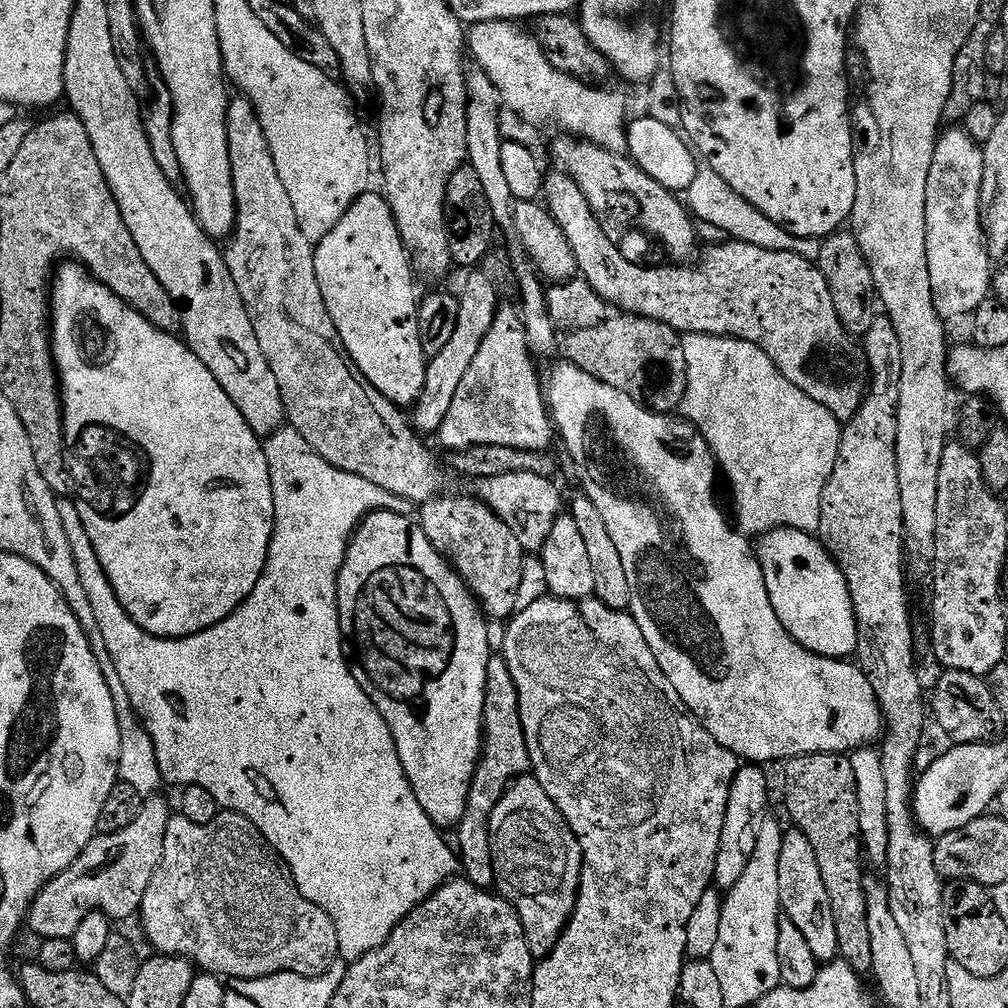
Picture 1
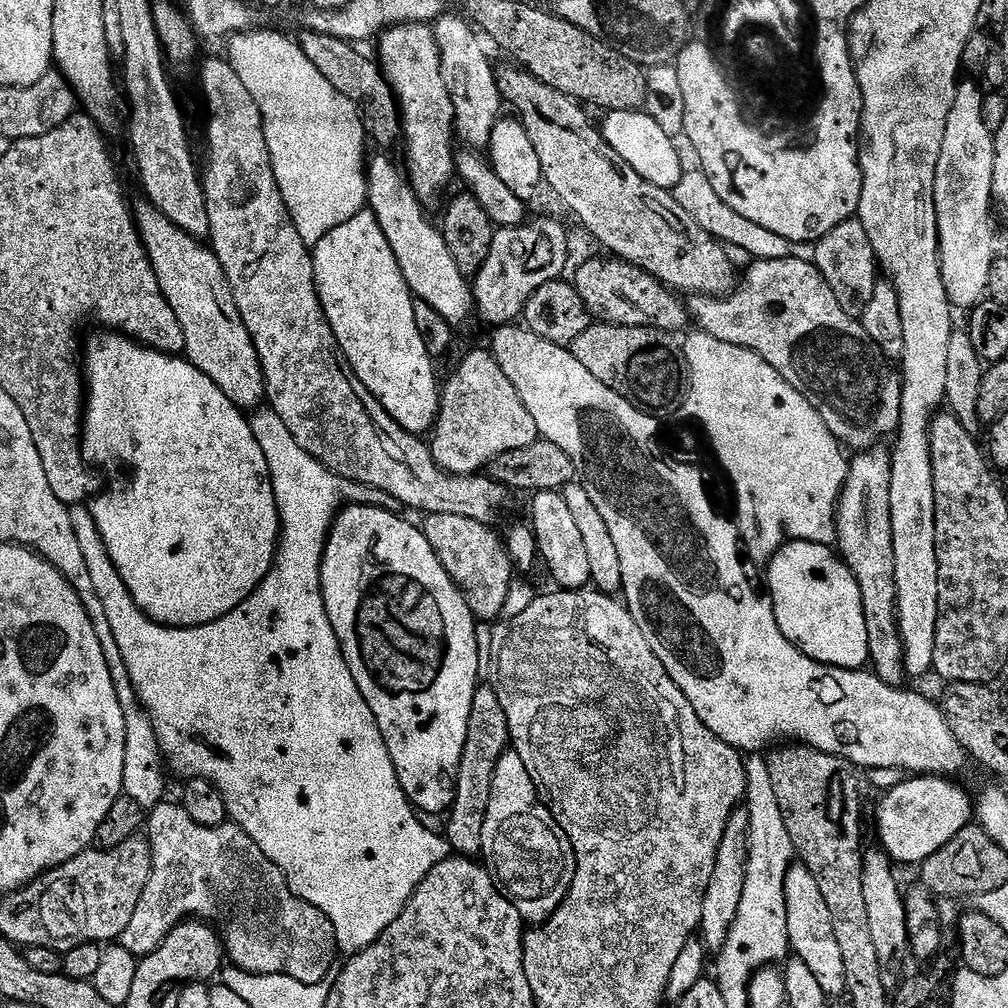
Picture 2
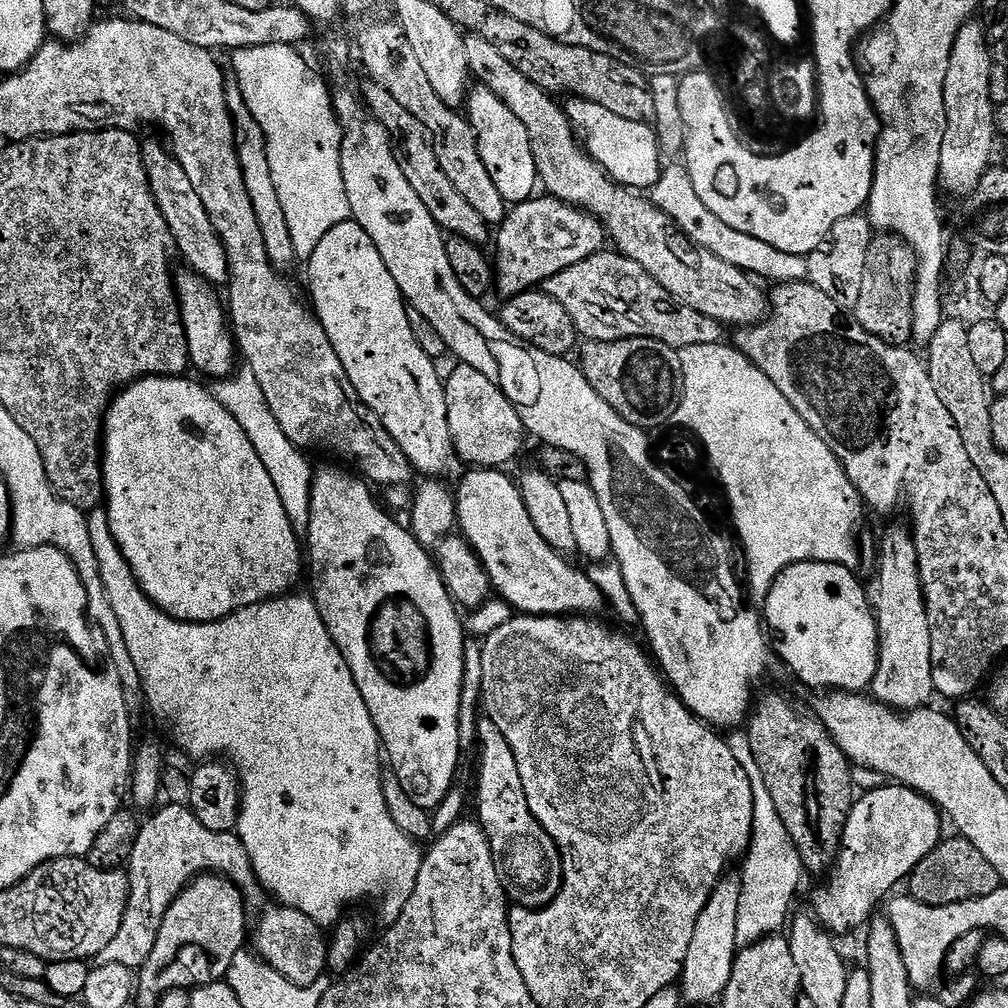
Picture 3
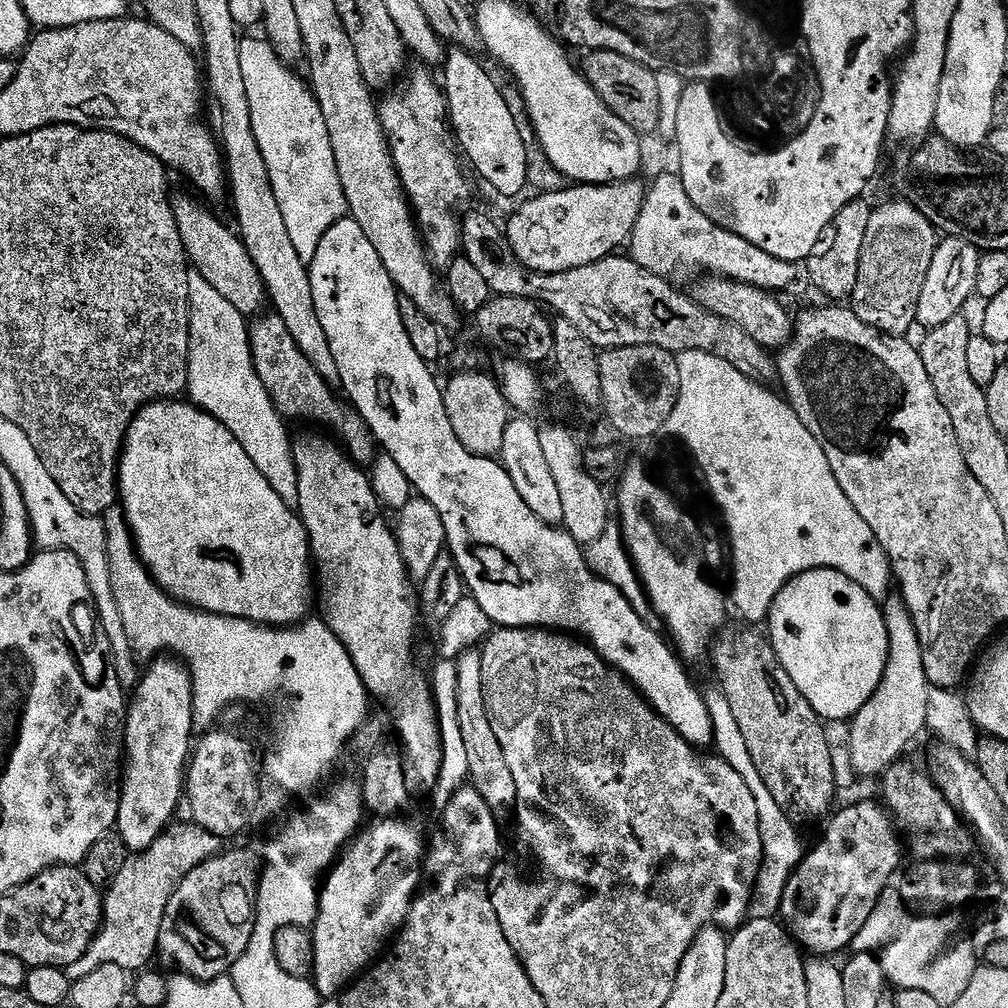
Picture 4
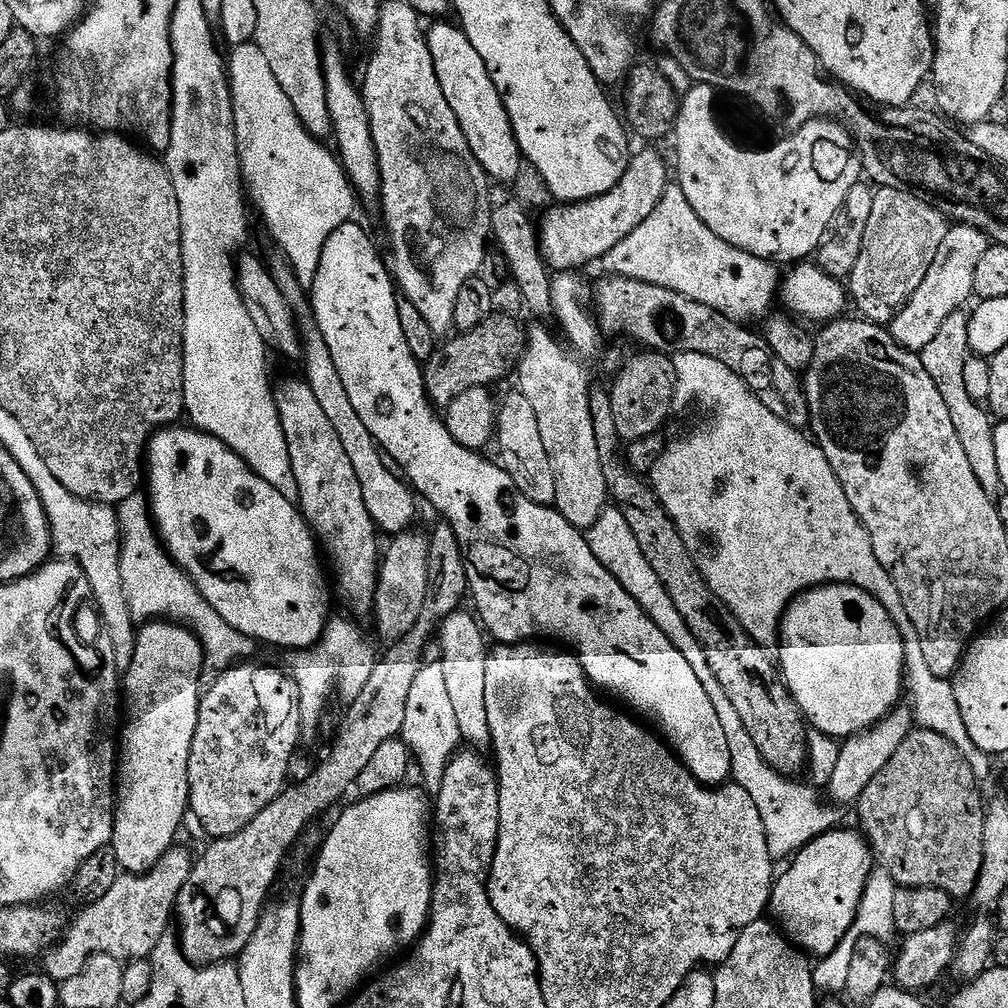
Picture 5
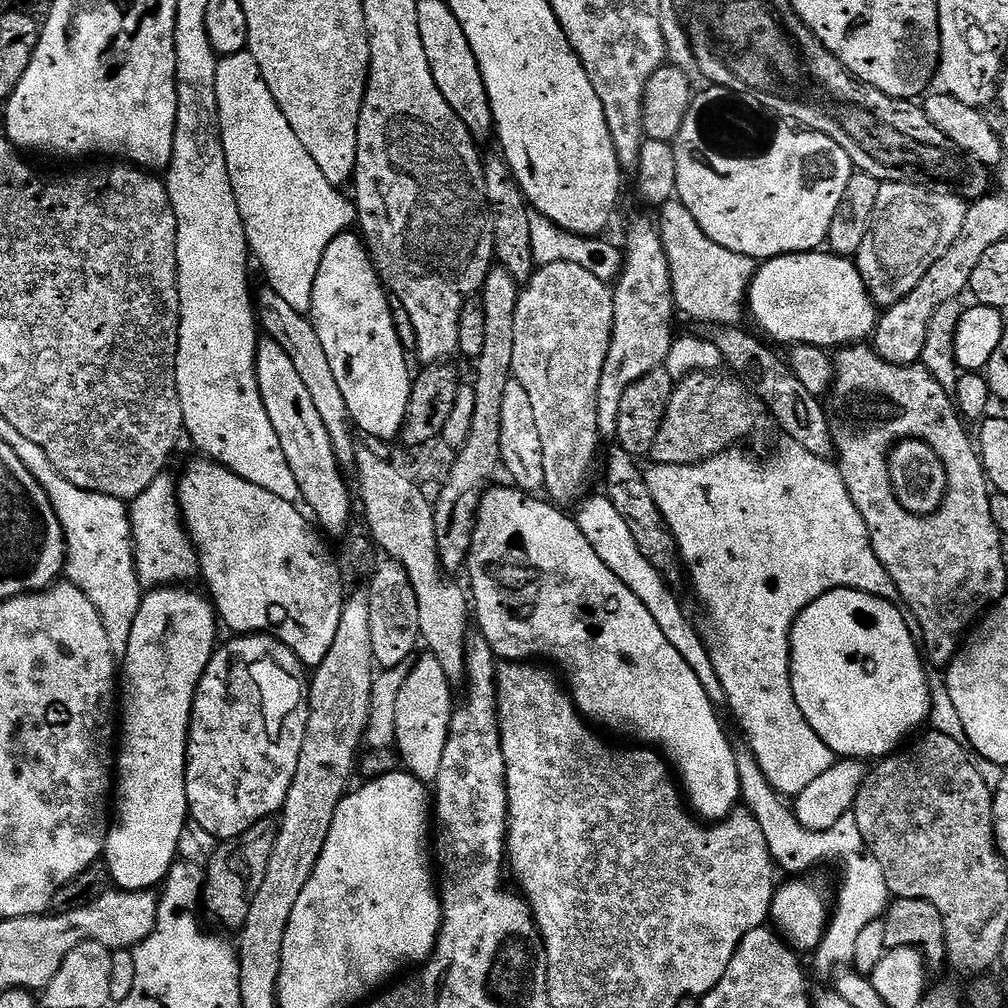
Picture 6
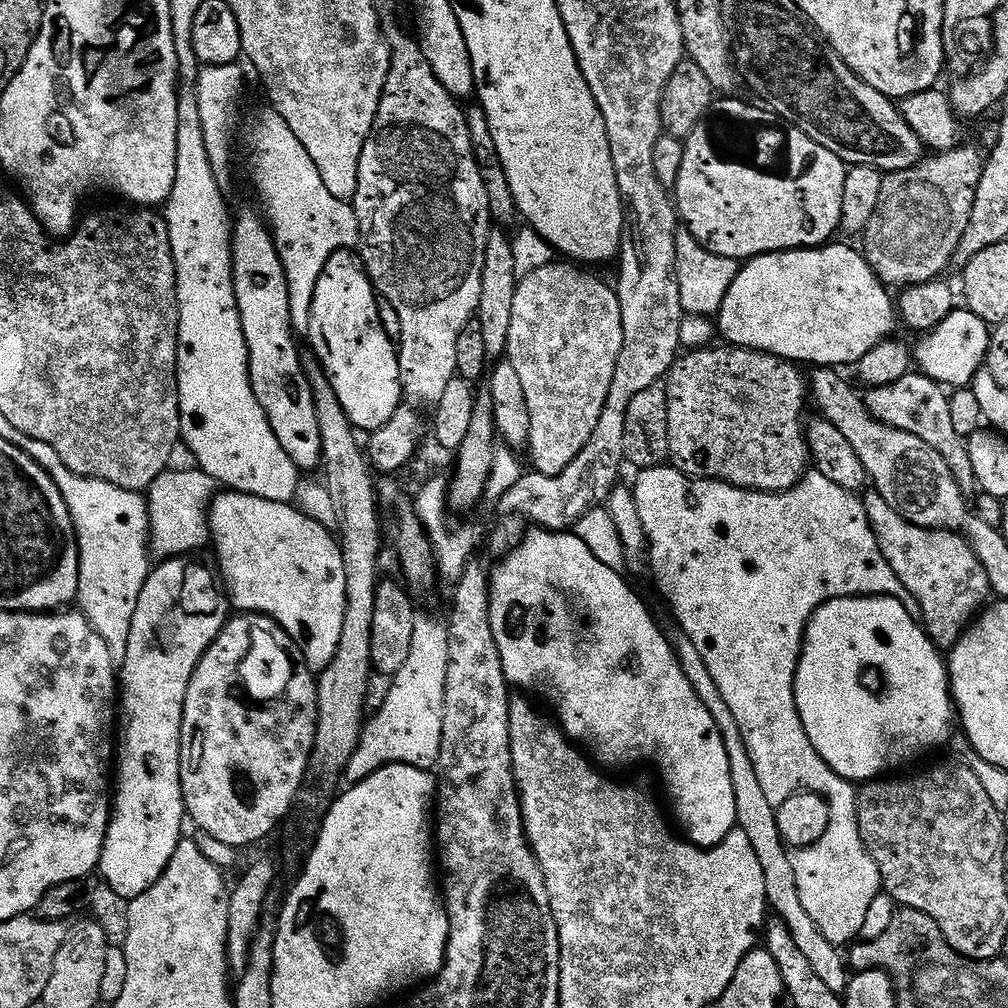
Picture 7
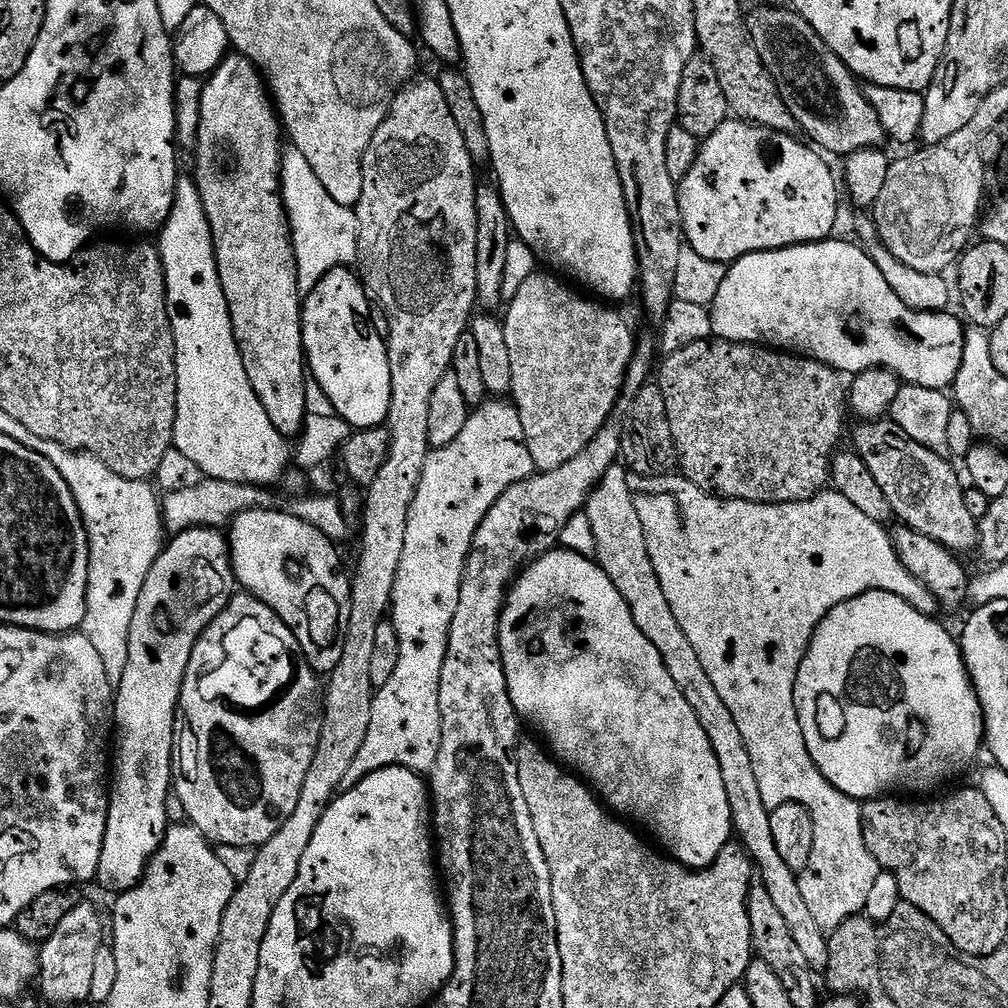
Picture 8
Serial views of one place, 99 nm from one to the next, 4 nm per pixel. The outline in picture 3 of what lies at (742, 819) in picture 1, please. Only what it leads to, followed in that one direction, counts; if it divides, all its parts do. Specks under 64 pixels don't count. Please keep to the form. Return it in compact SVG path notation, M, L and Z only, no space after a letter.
M725 874L718 886L710 894L706 906L702 906L702 914L698 914L698 922L694 922L694 938L690 938L690 950L686 950L686 962L680 972L678 987L683 999L689 1004L708 1004L711 1000L719 1001L723 997L726 986L730 982L730 974L734 970L738 945L738 898L740 897L740 878L736 874Z

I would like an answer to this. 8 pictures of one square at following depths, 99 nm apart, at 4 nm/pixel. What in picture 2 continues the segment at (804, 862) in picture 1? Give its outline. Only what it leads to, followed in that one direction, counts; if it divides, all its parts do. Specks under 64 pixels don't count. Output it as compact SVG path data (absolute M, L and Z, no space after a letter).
M793 863L786 874L786 930L788 931L788 947L795 959L806 962L806 970L814 974L818 986L822 986L825 997L845 995L844 967L842 966L842 952L837 939L832 933L829 911L813 880L813 875L806 870L804 864Z

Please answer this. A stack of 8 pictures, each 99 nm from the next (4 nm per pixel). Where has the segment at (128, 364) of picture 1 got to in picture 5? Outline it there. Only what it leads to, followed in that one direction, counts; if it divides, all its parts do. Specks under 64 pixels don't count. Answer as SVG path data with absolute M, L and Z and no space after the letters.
M192 426L180 427L161 428L148 441L146 449L146 495L152 509L152 519L160 534L160 543L164 545L173 562L195 582L202 598L206 598L206 602L210 602L210 606L214 606L214 610L218 610L218 614L222 614L222 618L226 618L226 622L230 622L230 626L234 626L234 630L238 630L244 636L249 636L253 642L260 643L261 640L264 644L277 644L280 648L288 648L287 650L313 648L322 638L324 628L330 619L330 613L328 613L330 584L329 581L328 584L324 581L324 572L320 569L322 556L318 551L318 541L312 535L311 528L308 527L308 521L304 519L297 505L286 502L284 492L274 490L274 486L270 486L270 482L258 478L258 474L254 474L254 470L250 470L250 466L246 466L244 459L238 454L234 454L234 450L230 450L218 438Z

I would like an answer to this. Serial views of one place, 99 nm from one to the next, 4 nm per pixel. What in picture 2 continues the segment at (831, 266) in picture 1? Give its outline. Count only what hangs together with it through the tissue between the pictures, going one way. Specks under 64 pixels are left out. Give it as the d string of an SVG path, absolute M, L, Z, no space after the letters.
M859 218L842 222L834 226L830 234L816 241L814 251L816 269L819 270L826 286L830 286L832 296L838 298L840 311L853 318L863 317L866 302L870 302L874 286L878 282L878 261L874 254L874 246L870 246L870 234L866 234L866 226L862 226Z

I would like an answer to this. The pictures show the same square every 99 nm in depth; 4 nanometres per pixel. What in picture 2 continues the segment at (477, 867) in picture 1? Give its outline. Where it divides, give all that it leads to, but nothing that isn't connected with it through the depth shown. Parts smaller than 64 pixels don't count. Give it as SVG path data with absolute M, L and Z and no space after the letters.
M484 682L479 685L474 694L474 702L470 706L470 726L466 734L466 746L462 750L462 762L456 775L456 793L450 811L447 813L448 832L446 839L453 853L465 858L476 858L482 853L482 826L486 822L486 814L490 806L490 786L494 782L494 766L498 766L498 758L509 751L508 723L502 714L502 706L498 706L498 694L494 694L491 684Z

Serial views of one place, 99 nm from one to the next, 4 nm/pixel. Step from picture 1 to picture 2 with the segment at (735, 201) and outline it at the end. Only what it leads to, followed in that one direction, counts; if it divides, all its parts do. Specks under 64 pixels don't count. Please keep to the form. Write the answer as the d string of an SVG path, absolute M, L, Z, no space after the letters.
M699 170L685 171L676 184L674 195L677 196L677 200L674 200L675 207L681 213L687 214L700 225L704 232L725 245L731 246L733 249L735 249L734 247L741 248L742 251L749 252L752 258L761 260L787 260L793 255L794 246L788 240L778 239L769 231L762 231L760 228L753 227L752 224L745 223L743 219L725 207L718 196L714 194L713 187L710 186L703 172Z

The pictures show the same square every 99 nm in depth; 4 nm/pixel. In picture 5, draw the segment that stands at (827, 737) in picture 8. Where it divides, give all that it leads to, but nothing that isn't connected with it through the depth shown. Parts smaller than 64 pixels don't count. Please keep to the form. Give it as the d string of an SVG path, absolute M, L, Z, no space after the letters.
M822 584L819 588L809 588L808 591L800 593L793 600L792 605L784 612L784 618L780 622L780 660L778 658L778 668L782 673L784 685L788 687L788 692L792 695L804 719L817 732L823 732L825 736L833 738L847 738L858 736L861 732L867 732L874 725L879 724L885 716L892 713L893 708L901 703L901 694L906 688L906 673L904 671L904 643L890 618L890 614L883 608L874 596L866 594L861 588L855 588L849 584Z

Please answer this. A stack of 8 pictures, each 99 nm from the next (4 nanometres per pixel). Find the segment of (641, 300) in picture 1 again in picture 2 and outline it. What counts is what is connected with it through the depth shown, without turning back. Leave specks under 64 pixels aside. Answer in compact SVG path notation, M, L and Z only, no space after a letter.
M789 258L752 262L735 289L726 298L696 298L690 312L700 323L701 333L732 347L745 348L758 355L798 394L810 402L820 420L830 430L836 443L859 454L875 449L900 427L899 375L888 377L884 364L872 353L873 345L862 335L859 323L840 311L838 298L832 296L830 286L820 277L815 263Z

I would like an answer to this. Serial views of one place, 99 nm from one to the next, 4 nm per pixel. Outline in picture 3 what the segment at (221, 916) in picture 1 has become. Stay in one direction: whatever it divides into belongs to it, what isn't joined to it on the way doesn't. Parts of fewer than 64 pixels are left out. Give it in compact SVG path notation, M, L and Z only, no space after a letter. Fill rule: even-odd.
M180 804L157 807L151 813L153 816L141 823L138 842L134 842L132 856L126 865L128 905L122 928L118 930L118 934L114 934L114 942L110 942L106 950L102 950L98 957L99 963L121 964L133 970L140 969L154 950L154 942L158 938L158 930L162 926L166 910L170 910L180 891L187 888L197 876L227 876L248 898L262 892L262 885L252 869L250 854L246 854L246 846L242 846L239 835L235 831L206 830L206 826L198 822L192 809ZM283 906L275 907L266 909L257 924L255 921L255 955L259 956L275 972L282 974L282 978L289 985L296 984L297 989L321 983L322 977L320 975L328 968L329 941L326 939L325 929L316 924L314 918L302 914L302 910Z

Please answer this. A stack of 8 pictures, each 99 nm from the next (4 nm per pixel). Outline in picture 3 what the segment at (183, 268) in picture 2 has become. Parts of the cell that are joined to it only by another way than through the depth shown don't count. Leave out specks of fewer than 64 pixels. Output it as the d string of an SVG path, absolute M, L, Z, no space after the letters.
M191 270L177 271L174 276L176 298L180 301L180 317L186 330L186 342L188 343L188 359L193 369L197 368L204 376L213 376L213 381L221 381L232 370L234 358L236 359L236 347L234 333L230 327L229 317L226 315L225 305L216 297L217 289L204 280L196 272Z

